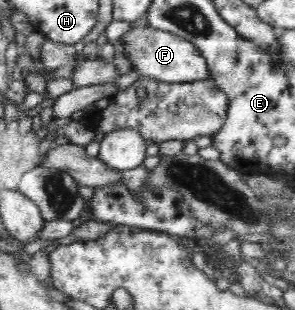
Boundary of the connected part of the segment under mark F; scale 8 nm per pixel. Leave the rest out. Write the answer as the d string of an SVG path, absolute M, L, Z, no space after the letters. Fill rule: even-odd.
M132 27L128 32L123 34L119 43L121 44L121 50L130 59L132 70L137 70L140 77L146 77L150 79L160 79L164 82L194 82L196 80L204 80L209 78L208 63L206 59L198 51L198 47L193 45L190 41L180 38L175 34L166 32L152 27Z

